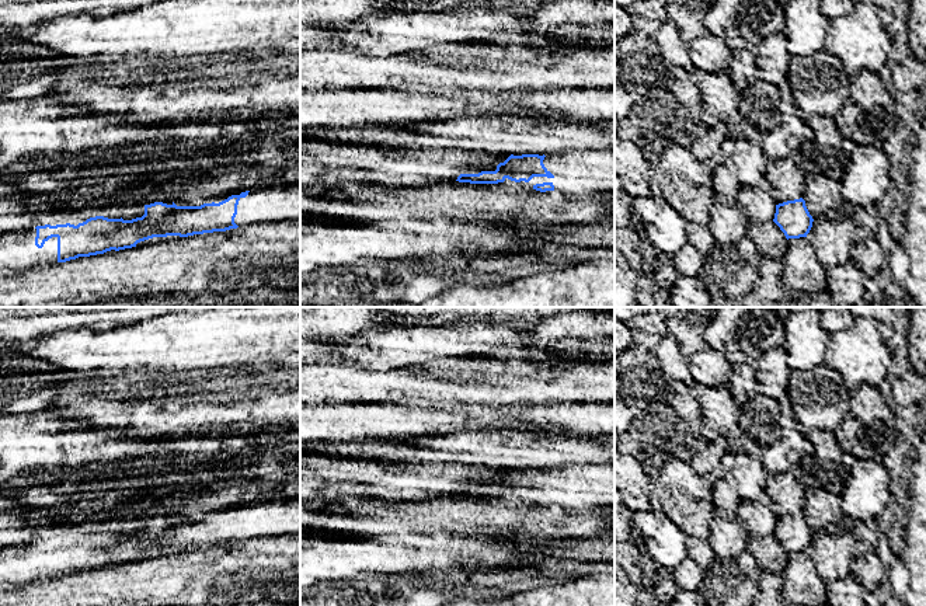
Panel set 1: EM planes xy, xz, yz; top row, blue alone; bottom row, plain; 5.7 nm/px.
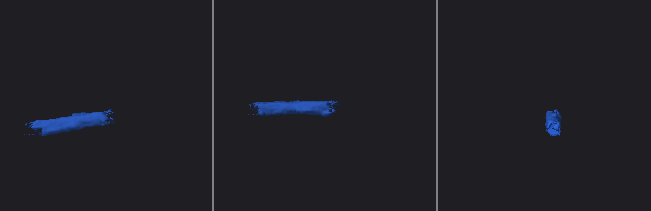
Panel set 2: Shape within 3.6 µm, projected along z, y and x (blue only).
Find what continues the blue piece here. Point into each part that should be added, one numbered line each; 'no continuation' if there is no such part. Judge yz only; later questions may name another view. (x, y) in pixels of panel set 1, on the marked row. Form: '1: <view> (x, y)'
no continuation

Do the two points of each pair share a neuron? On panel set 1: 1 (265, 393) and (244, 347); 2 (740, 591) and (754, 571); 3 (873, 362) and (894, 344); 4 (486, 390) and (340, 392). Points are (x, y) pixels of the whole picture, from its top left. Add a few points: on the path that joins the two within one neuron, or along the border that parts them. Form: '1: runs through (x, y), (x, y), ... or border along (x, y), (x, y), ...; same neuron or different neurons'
1: border along (277, 359), (223, 365), (220, 368); different neurons
2: runs through (740, 587), (749, 575); same neuron
3: border along (874, 321), (887, 351), (894, 358); different neurons
4: runs through (449, 387), (376, 387); same neuron

